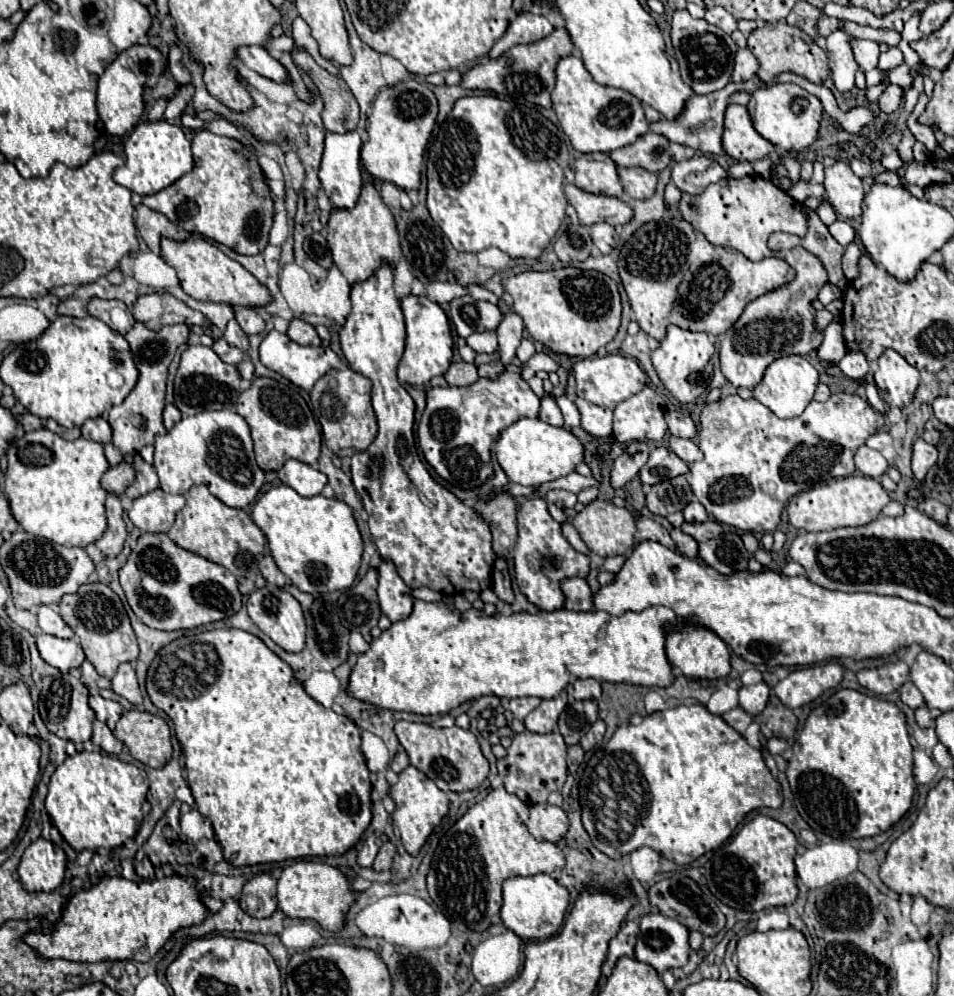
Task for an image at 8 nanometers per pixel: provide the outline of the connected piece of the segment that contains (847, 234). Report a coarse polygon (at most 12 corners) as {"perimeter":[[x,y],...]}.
{"perimeter":[[842,219],[830,227],[832,237],[840,245],[854,241],[856,231]]}

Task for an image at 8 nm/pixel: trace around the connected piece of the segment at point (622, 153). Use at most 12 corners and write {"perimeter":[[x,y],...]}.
{"perimeter":[[646,133],[612,151],[620,167],[658,173],[670,163],[666,137]]}

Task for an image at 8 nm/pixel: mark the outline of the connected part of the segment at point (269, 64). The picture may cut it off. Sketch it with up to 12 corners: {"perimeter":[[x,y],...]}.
{"perimeter":[[264,47],[236,49],[238,61],[276,83],[290,81],[280,61]]}

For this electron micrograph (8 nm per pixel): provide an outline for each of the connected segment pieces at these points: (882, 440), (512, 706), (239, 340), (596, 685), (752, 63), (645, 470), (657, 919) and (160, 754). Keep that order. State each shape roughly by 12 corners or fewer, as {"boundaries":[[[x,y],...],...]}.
{"boundaries":[[[886,431],[874,433],[866,445],[882,451],[892,443]],[[540,697],[502,699],[502,707],[516,719],[524,719]],[[232,319],[224,331],[230,347],[248,351],[248,335]],[[576,679],[574,699],[600,699],[600,681]],[[738,49],[732,81],[748,81],[758,71],[756,57]],[[656,447],[640,471],[644,485],[686,475],[688,465],[670,449]],[[654,911],[640,919],[636,959],[684,967],[688,929]],[[124,711],[114,735],[134,759],[160,769],[170,761],[162,717]]]}

